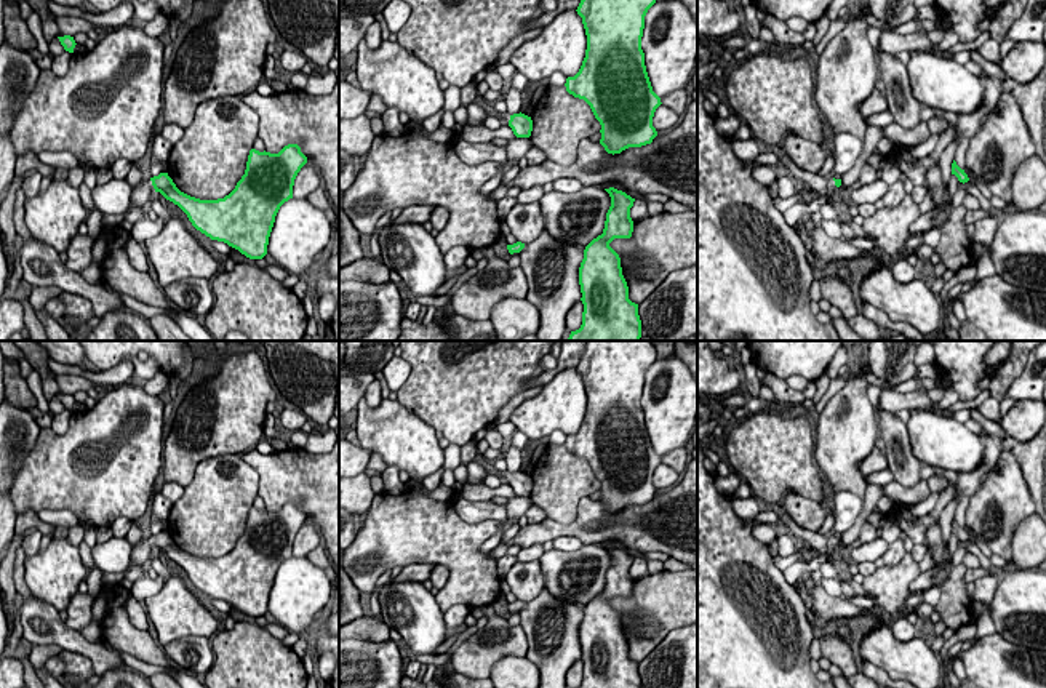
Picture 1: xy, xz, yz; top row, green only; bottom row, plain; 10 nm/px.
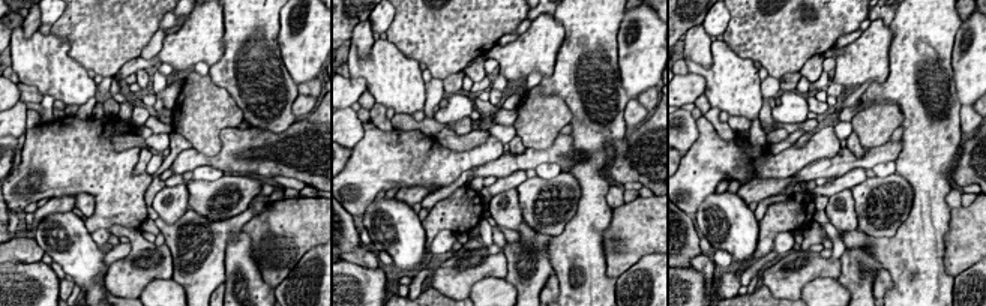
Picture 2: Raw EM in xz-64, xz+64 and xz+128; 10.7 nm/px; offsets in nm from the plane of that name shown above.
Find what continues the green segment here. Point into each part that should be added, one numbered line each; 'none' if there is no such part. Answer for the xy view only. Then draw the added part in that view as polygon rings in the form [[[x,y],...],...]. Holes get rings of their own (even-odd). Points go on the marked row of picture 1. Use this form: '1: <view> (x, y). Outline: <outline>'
1: xy (141, 194). Outline: [[[149,179],[146,182],[141,182],[131,192],[130,208],[133,208],[133,206],[144,206],[144,203],[149,202],[154,195],[155,195],[155,189],[152,186],[152,181]]]

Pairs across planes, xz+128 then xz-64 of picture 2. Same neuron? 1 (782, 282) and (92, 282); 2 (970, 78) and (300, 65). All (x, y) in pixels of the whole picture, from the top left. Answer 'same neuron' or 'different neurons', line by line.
1: different neurons
2: same neuron

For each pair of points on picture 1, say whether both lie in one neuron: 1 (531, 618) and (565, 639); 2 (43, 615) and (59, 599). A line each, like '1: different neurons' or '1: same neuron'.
1: same neuron
2: different neurons

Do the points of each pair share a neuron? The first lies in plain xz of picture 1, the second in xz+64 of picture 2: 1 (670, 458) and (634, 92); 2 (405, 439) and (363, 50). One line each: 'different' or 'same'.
1: different
2: different

